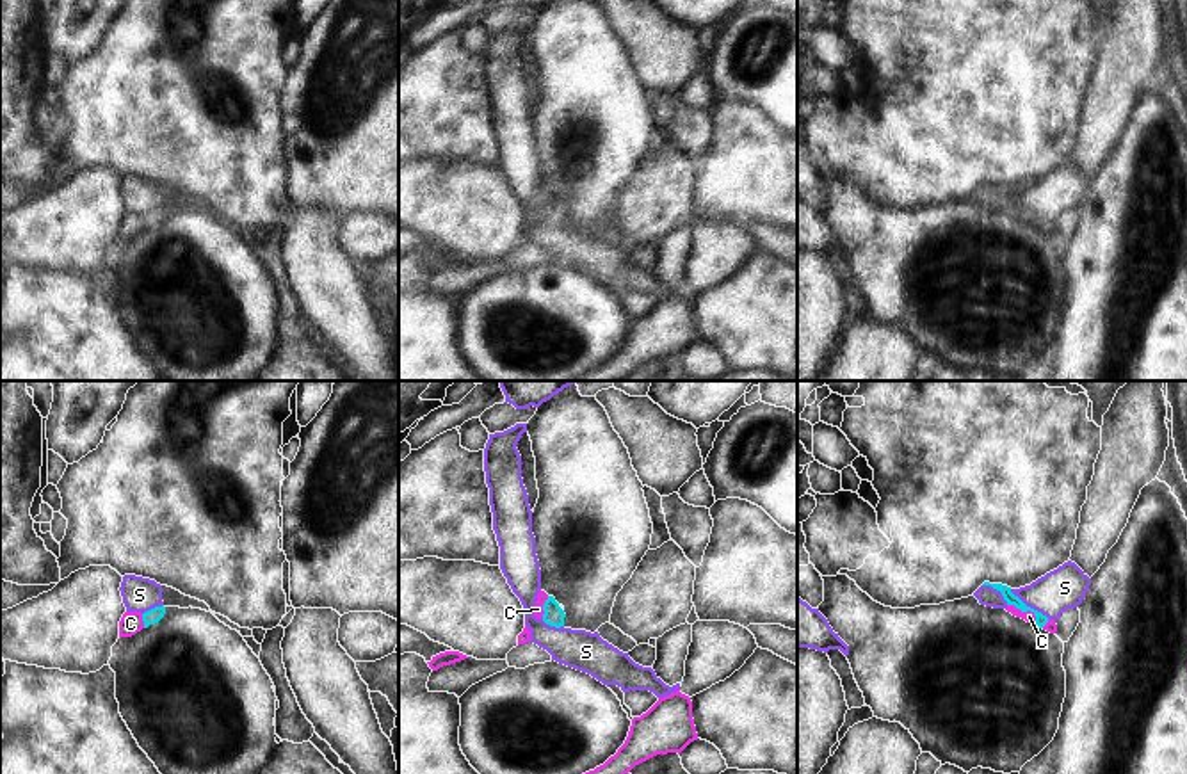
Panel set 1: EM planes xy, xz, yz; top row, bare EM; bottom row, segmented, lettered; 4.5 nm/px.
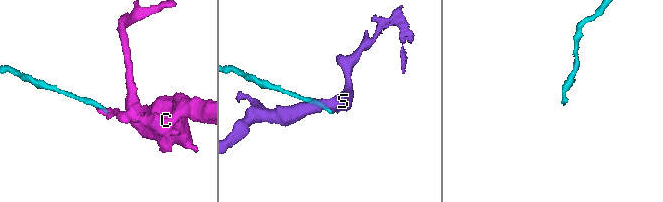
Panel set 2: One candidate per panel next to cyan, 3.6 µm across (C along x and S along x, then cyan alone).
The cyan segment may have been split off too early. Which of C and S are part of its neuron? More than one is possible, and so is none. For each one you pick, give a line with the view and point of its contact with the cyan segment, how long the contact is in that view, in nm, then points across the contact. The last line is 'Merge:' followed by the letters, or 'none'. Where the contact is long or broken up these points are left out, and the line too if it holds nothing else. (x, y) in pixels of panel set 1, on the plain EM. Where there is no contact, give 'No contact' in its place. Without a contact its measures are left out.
C: Touches cyan at yz (1025, 212). Shared border 160 nm. Path across: yz (1041, 221), (1025, 212), (1029, 217)
Merge: C.

